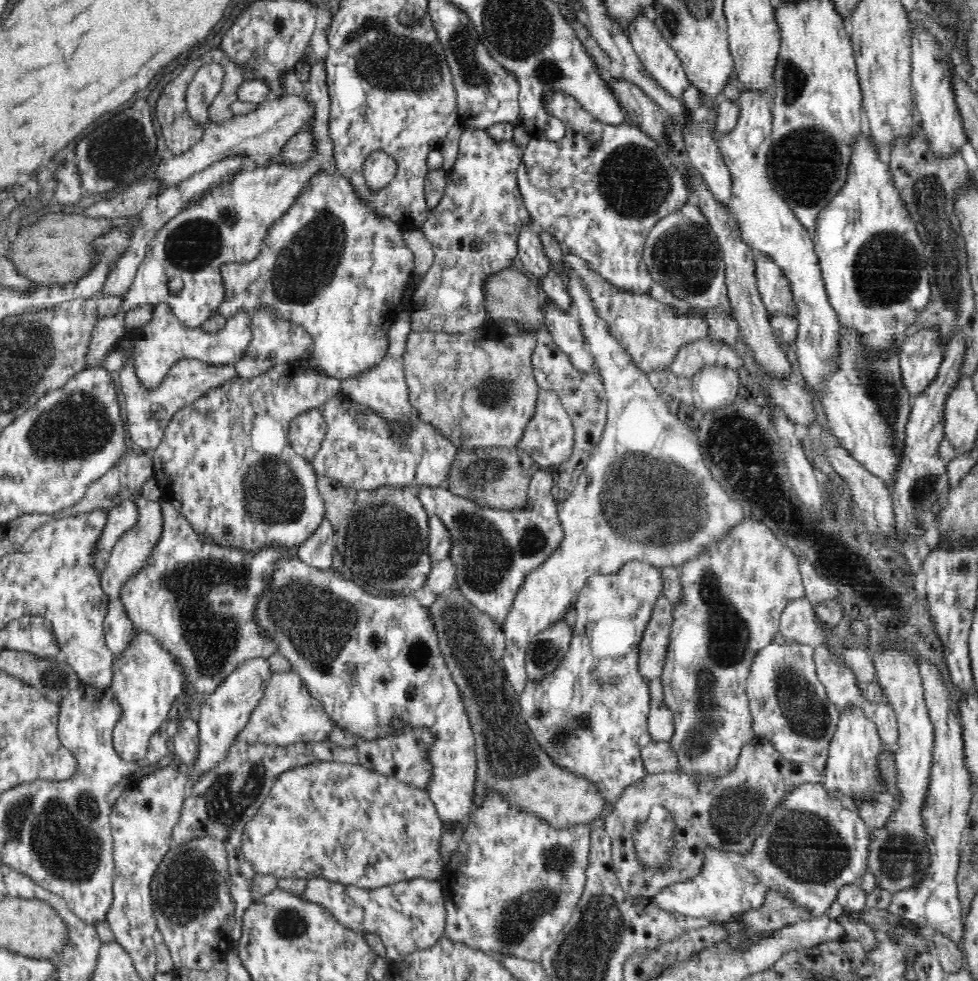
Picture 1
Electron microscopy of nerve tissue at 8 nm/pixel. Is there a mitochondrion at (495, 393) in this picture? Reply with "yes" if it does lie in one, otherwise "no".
yes

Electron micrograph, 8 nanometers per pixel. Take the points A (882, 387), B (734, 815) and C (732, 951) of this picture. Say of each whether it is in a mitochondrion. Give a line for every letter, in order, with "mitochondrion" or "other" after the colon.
A: mitochondrion
B: mitochondrion
C: mitochondrion

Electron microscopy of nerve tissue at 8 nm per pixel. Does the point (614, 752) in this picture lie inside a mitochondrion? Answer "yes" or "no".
no

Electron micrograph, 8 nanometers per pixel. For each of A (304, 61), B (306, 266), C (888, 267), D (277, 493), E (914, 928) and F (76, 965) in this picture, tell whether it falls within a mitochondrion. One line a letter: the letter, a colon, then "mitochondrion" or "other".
A: other
B: mitochondrion
C: mitochondrion
D: mitochondrion
E: other
F: other

